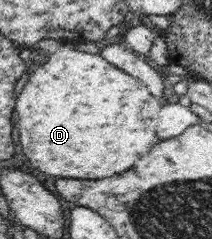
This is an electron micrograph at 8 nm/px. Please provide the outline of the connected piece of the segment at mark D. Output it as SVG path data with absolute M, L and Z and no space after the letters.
M43 40L34 46L36 52L49 52L50 62L36 68L16 102L20 146L30 164L46 174L60 178L102 180L134 168L136 160L146 154L160 138L156 136L156 114L164 105L162 98L154 98L146 86L134 76L114 68L98 53L86 54L73 42Z

